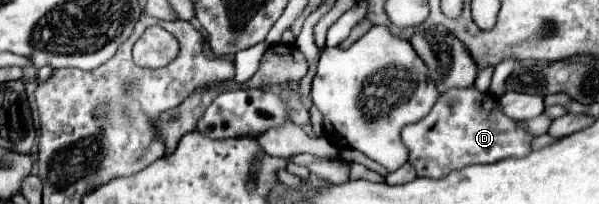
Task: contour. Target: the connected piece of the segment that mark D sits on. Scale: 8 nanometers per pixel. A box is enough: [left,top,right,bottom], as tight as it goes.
[401,87,535,179]

